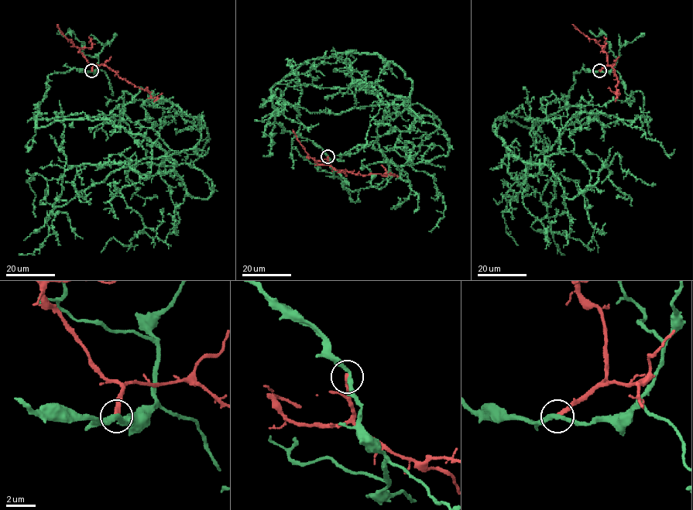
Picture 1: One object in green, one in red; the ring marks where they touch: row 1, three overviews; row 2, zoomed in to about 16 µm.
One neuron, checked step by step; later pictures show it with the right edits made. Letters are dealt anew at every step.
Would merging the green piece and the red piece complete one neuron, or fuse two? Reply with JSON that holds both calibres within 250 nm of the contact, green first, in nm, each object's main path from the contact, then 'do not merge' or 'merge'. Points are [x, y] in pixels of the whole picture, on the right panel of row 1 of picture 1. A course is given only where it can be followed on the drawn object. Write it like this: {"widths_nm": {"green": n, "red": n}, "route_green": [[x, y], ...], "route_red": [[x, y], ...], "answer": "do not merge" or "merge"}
{"widths_nm": {"green": 280, "red": 320}, "route_green": [[599, 71], [496, 134], [542, 164], [559, 152], [550, 102], [639, 90], [645, 122]], "route_red": [[599, 70], [608, 65], [613, 66], [618, 80], [616, 97], [619, 93]], "answer": "do not merge"}

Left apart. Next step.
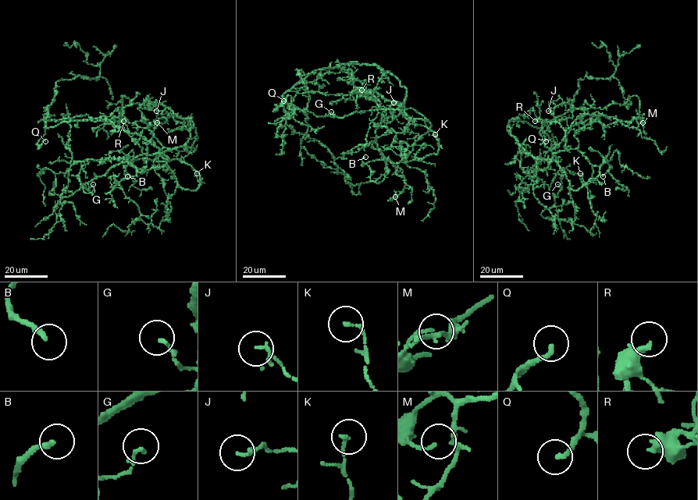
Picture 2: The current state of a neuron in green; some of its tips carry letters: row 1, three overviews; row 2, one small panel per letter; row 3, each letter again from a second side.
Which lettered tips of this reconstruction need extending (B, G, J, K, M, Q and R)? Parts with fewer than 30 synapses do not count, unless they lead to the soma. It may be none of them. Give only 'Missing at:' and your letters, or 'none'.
Missing at: B, Q

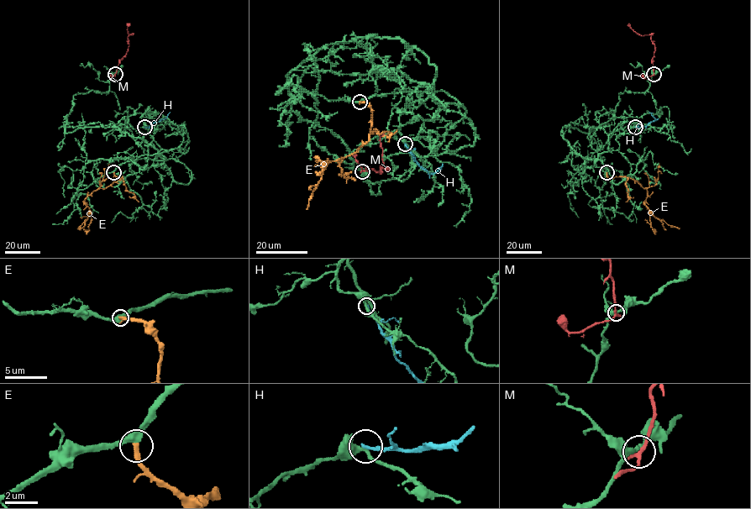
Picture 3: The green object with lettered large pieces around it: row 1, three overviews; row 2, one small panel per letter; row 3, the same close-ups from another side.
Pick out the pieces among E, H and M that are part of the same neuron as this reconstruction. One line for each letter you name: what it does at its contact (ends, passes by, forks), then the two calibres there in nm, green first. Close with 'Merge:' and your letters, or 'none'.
E: It ends there. Thickness 440 nm (green) against 320 nm
Merge: E

